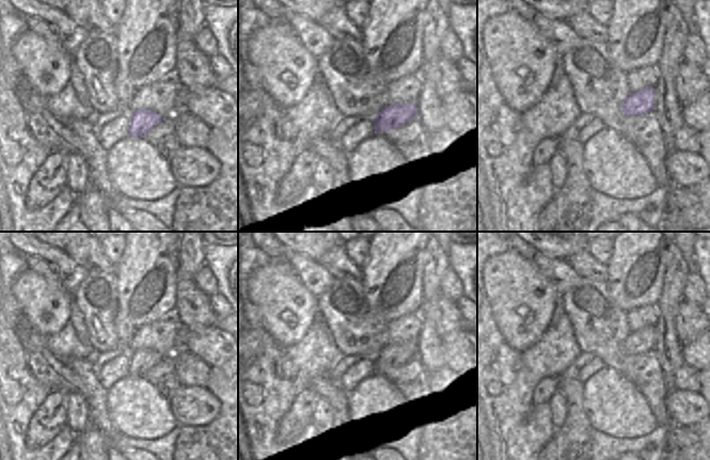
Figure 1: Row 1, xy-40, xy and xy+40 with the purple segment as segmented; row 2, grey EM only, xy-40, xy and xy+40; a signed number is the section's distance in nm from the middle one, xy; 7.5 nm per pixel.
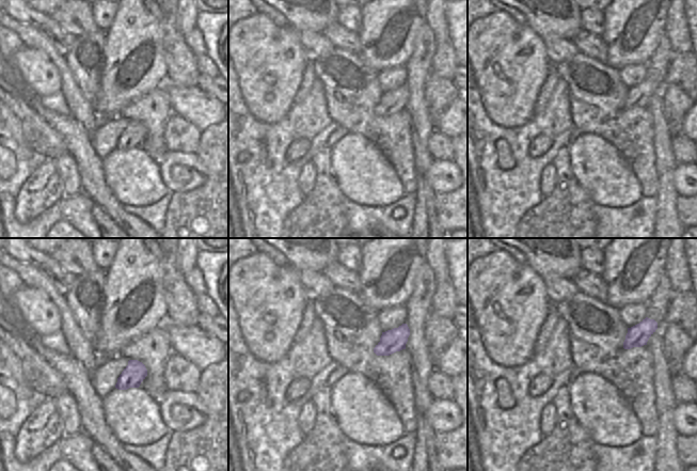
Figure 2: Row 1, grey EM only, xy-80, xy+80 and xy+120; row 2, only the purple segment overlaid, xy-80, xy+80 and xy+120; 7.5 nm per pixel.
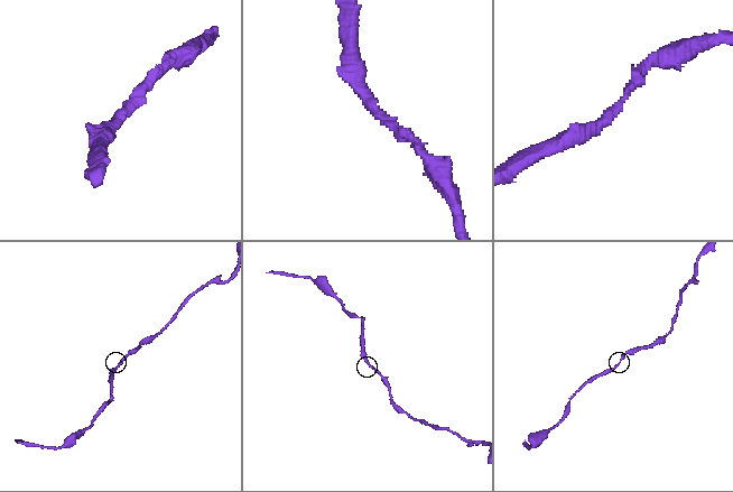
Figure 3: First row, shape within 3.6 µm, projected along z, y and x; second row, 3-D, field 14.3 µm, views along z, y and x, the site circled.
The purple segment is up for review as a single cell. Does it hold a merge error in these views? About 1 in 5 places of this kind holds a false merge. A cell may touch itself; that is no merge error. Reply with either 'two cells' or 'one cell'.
one cell

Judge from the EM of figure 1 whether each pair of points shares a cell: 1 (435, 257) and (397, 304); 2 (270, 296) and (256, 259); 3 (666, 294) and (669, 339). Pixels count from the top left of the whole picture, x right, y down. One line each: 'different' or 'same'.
1: different
2: different
3: same

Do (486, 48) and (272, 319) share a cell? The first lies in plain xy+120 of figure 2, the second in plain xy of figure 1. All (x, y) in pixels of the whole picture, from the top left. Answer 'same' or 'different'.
same

